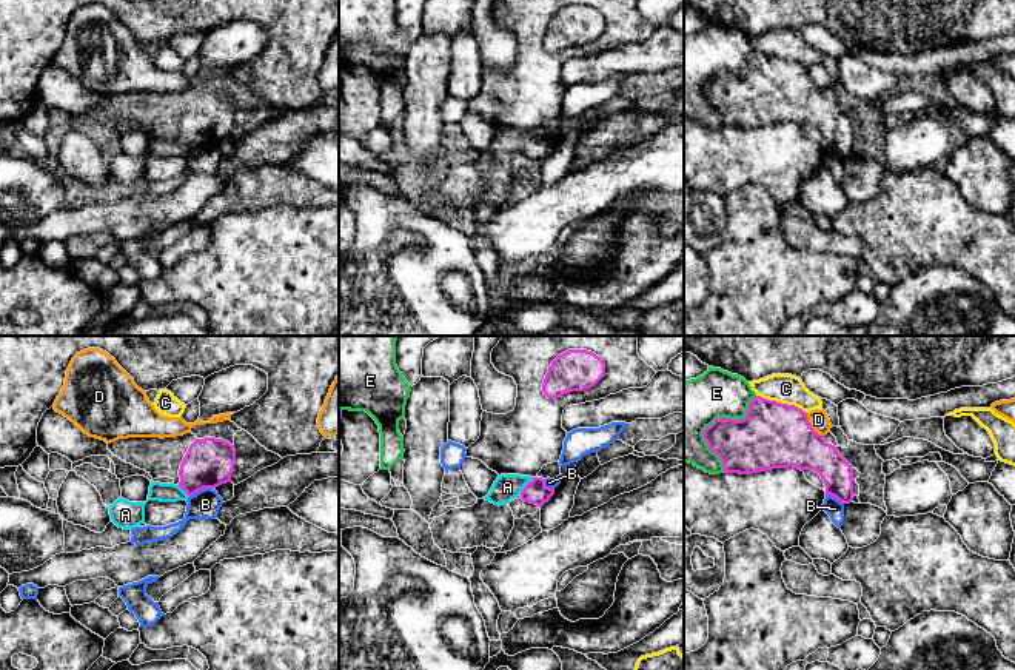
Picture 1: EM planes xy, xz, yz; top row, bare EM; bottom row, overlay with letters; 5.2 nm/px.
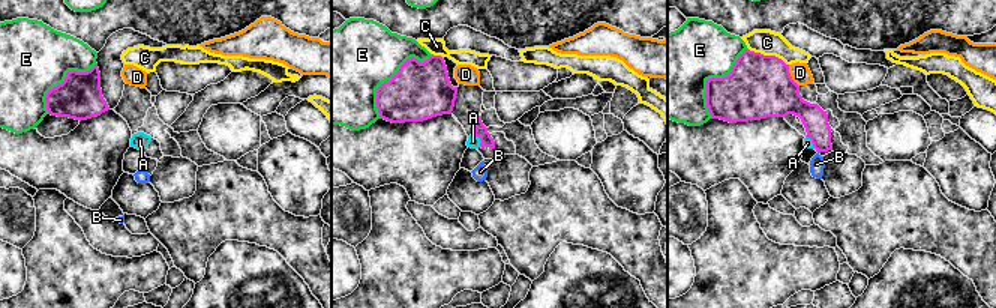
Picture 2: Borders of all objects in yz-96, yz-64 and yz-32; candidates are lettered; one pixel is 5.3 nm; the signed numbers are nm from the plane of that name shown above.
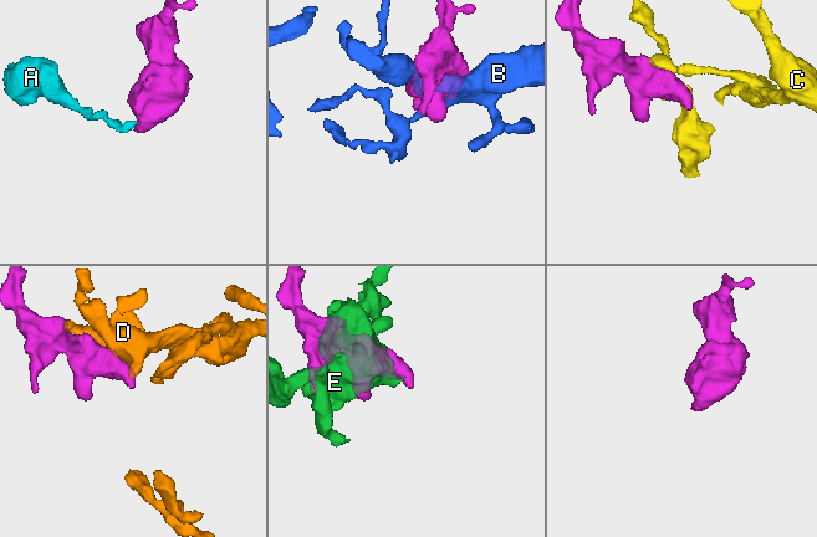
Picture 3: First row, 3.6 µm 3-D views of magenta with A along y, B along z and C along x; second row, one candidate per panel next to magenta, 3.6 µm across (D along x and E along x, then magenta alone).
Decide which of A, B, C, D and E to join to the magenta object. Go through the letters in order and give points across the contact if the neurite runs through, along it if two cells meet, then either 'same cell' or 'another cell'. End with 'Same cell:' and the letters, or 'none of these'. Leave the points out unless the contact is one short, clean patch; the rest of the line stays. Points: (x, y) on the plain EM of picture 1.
A: runs through xz (535, 147), (525, 140), (507, 142); same cell
B: another cell
C: border along yz (757, 50), (793, 59), (806, 68); another cell
D: another cell
E: another cell
Same cell: A

